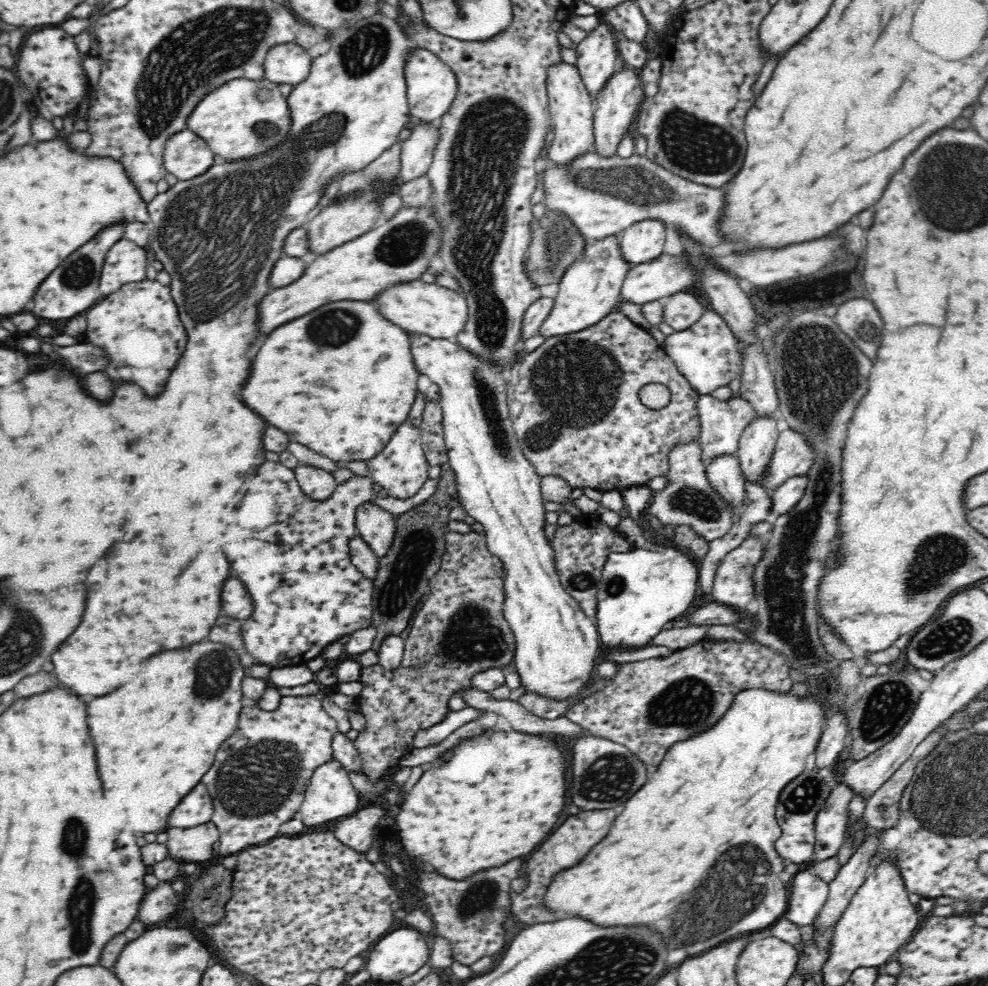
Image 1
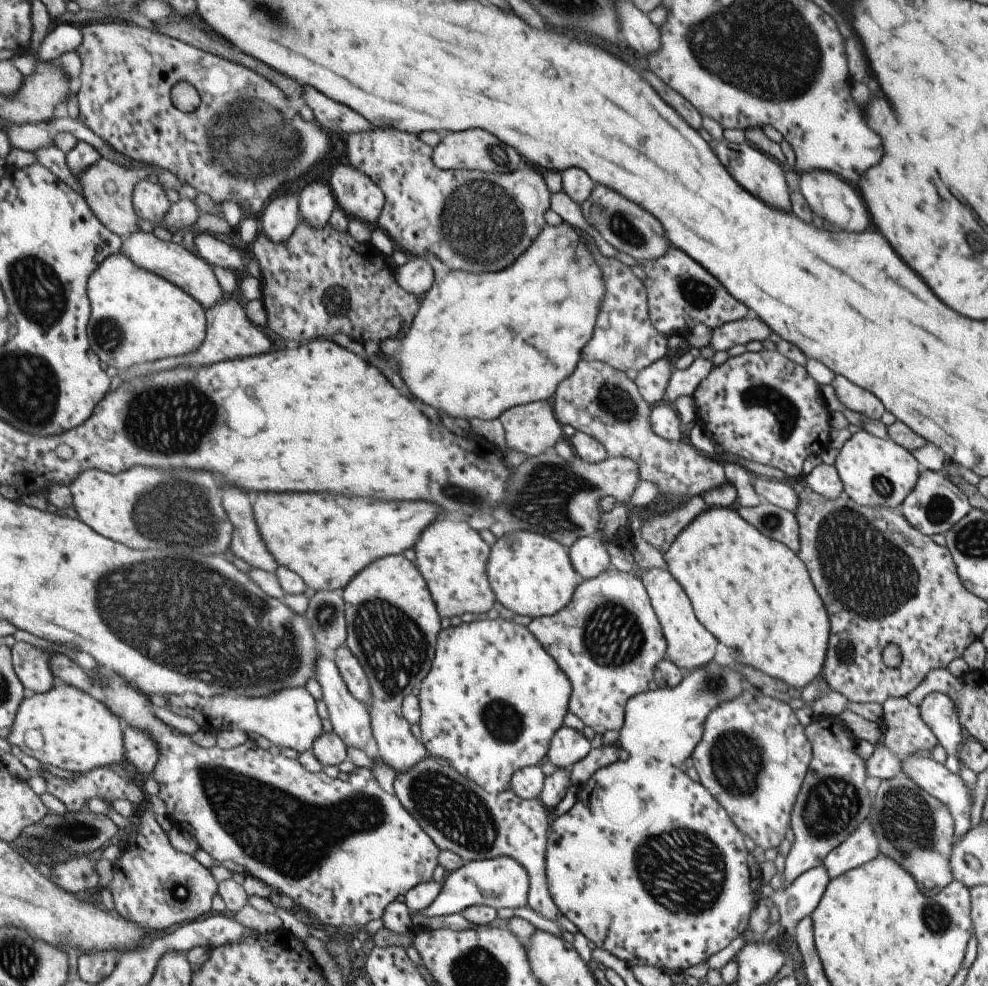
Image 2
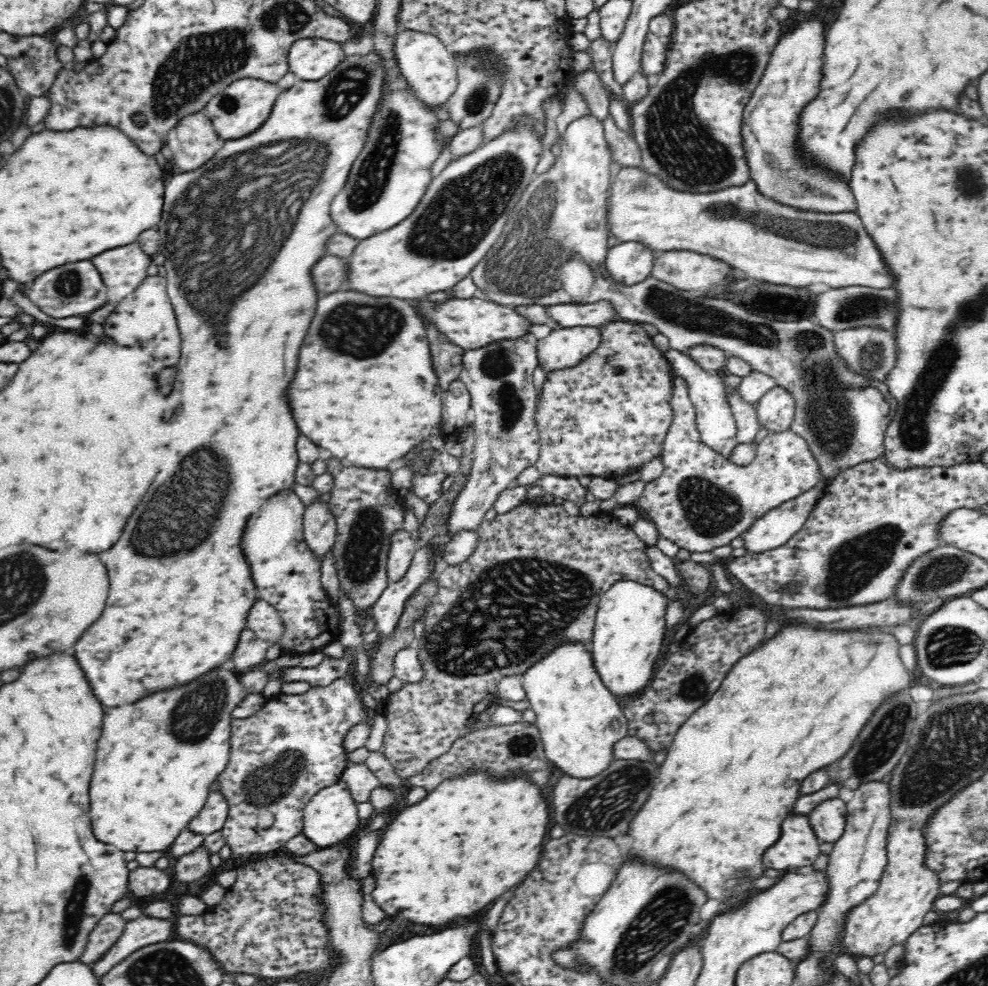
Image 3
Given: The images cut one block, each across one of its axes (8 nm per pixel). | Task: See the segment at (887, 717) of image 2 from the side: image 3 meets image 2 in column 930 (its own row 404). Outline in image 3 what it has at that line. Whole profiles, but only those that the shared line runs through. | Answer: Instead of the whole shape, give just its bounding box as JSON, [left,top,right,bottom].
[727,390,761,443]

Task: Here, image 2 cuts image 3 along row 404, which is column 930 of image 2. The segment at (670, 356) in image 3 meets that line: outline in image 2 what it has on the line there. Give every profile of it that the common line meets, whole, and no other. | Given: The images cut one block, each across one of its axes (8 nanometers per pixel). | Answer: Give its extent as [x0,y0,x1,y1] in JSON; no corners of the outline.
[918,693,963,775]

